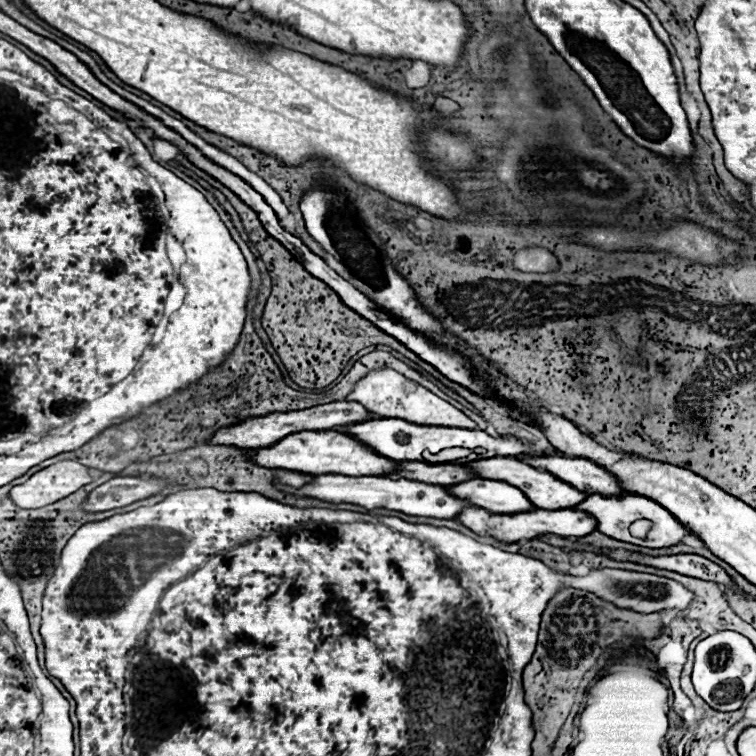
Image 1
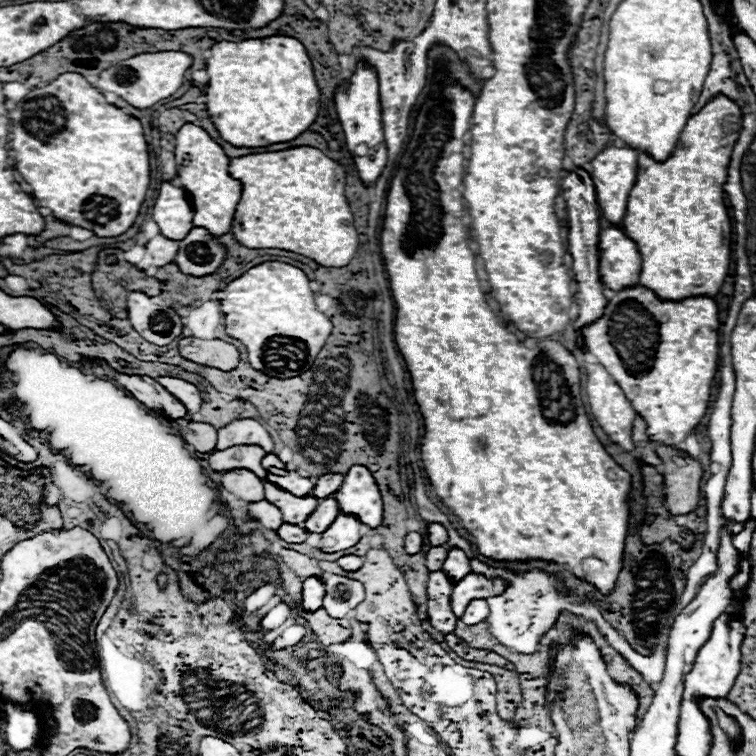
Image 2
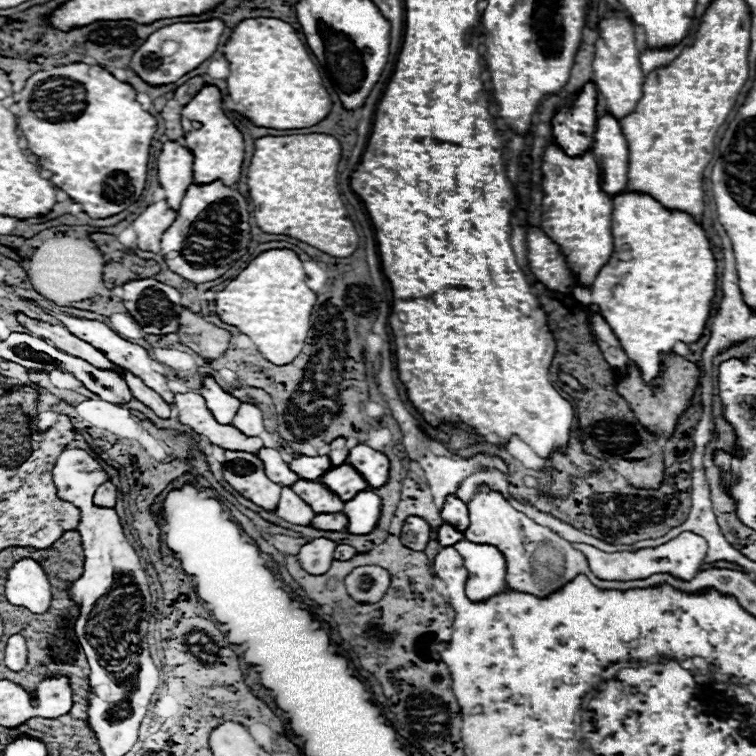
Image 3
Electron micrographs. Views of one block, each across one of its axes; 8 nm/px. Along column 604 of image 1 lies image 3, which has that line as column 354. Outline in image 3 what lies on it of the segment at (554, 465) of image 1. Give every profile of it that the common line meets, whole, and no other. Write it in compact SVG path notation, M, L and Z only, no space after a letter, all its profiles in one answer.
M350 464L336 466L322 474L318 480L322 480L322 484L326 484L326 488L330 488L330 492L336 496L342 496L342 502L352 500L358 492L368 488L366 480L362 480L362 476Z

